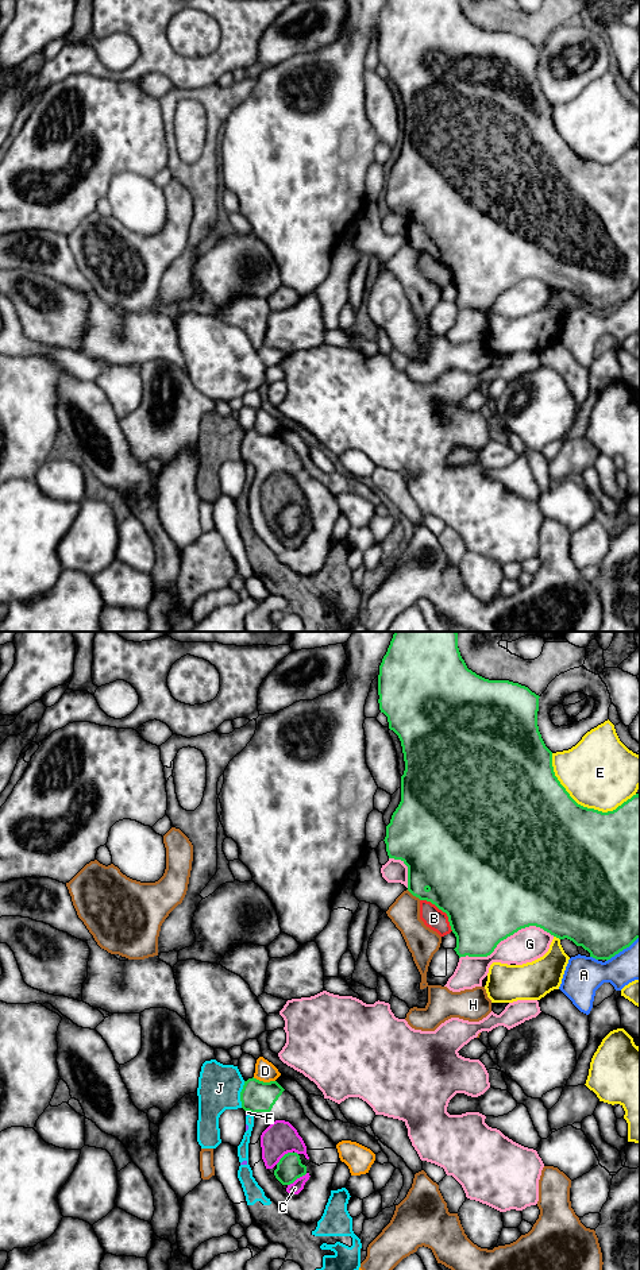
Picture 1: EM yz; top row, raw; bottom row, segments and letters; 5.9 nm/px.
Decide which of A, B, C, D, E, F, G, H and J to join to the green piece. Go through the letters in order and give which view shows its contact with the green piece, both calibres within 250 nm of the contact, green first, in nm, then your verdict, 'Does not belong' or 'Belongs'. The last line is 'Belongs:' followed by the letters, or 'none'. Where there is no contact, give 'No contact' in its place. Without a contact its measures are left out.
A: Touches green in yz. Thickness 500 nm (green) against 220 nm. Does not belong
B: Touches green in yz. Thickness 500 nm (green) against 130 nm. Does not belong
C: Touches green in yz. Thickness 150 nm (green) against 70 nm. Does not belong
D: Touches green in yz. Thickness 190 nm (green) against 120 nm. Does not belong
E: Touches green in yz. Thickness 500 nm (green) against 440 nm. Does not belong
F: Touches green in yz. Thickness 190 nm (green) against 20 nm. Does not belong
G: Touches green in yz. Thickness 500 nm (green) against 200 nm. Belongs
H: Touches green in yz. Thickness 360 nm (green) against 180 nm. Does not belong
J: Touches green in yz. Thickness 190 nm (green) against 260 nm. Does not belong
Belongs: G

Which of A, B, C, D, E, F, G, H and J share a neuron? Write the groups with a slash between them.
A / B C F J / D / E / G / H

